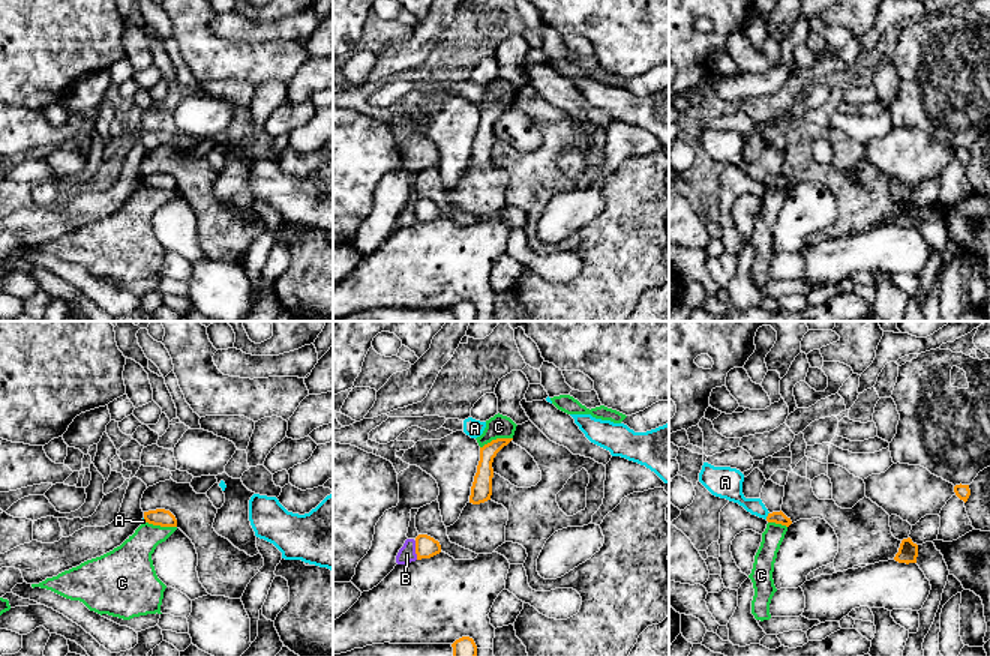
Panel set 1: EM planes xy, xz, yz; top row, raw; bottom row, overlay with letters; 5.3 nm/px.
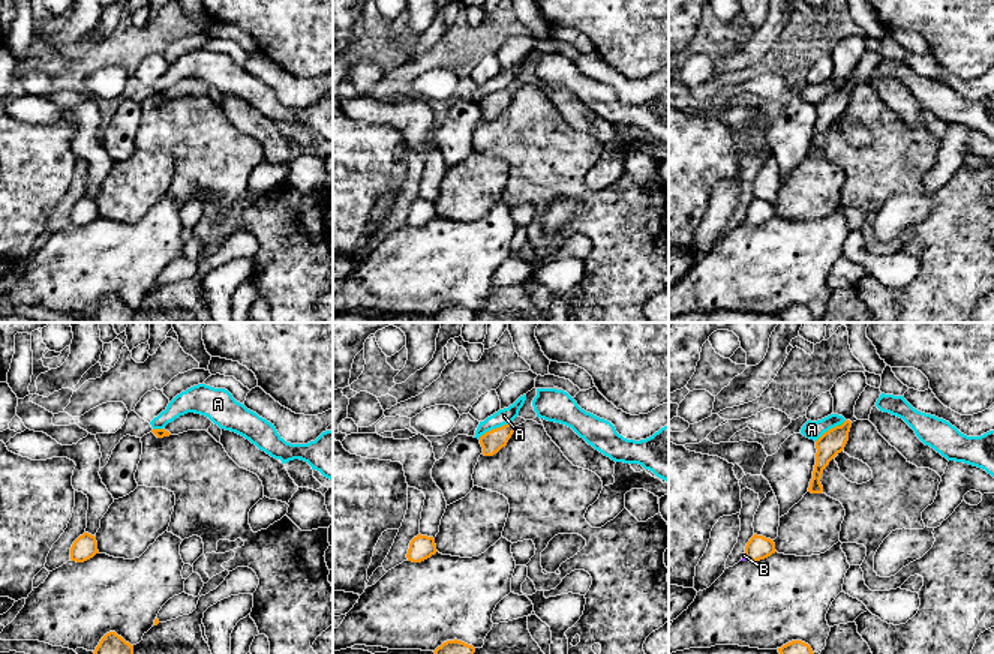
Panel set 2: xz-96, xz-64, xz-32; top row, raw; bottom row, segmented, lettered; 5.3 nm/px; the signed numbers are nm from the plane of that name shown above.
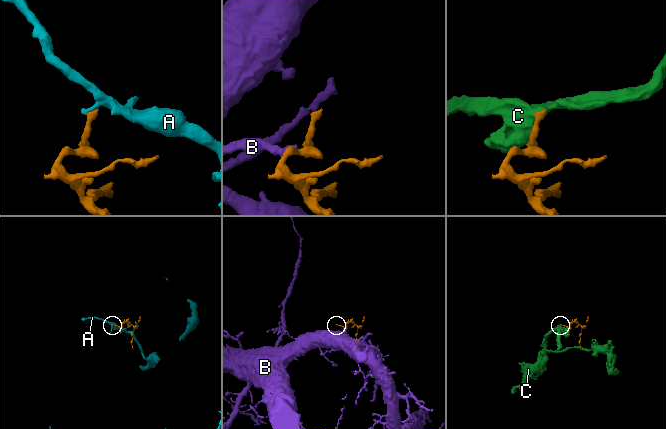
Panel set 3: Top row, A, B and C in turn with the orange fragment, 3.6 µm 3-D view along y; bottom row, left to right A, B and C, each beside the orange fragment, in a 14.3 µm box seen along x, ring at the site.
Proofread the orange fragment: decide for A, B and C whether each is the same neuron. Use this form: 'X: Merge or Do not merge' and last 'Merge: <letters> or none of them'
A: Do not merge
B: Do not merge
C: Do not merge
Merge: none of them

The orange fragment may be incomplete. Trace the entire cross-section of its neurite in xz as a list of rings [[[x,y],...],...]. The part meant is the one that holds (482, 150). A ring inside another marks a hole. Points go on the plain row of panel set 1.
[[[496,102],[480,111],[480,125],[471,150],[470,167],[480,168],[490,164],[492,159],[492,126],[496,117],[513,102]]]

